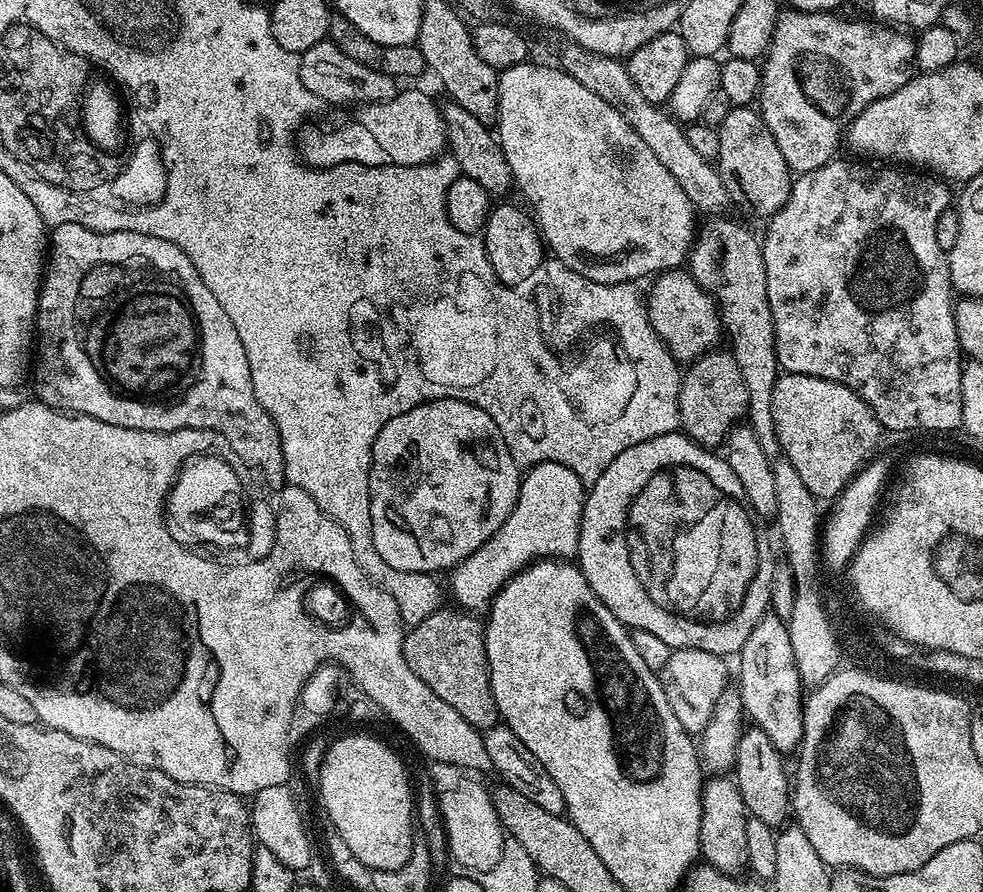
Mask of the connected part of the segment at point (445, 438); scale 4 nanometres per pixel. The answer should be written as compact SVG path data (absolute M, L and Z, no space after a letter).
M428 400L386 422L372 447L368 479L374 550L403 572L447 573L482 546L510 518L520 497L522 470L514 462L494 418L470 402Z

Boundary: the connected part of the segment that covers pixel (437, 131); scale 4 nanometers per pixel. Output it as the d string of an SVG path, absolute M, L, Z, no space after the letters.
M416 88L397 91L396 96L386 102L365 104L359 112L358 121L379 141L393 165L414 167L428 164L445 151L444 120L440 117L437 101L432 101Z

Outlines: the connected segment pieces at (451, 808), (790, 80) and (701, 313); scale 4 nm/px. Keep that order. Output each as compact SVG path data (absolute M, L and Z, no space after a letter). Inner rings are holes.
M439 767L439 771L432 778L436 786L437 804L440 805L441 819L444 822L444 829L448 838L448 849L451 859L456 861L464 868L465 871L480 875L488 873L494 868L495 863L501 857L502 846L506 839L506 834L501 826L500 816L493 805L491 791L485 789L477 780L477 777L468 775L464 772L456 771L452 768Z
M795 10L781 11L772 45L768 47L766 55L762 60L762 71L760 74L760 94L758 97L758 111L760 117L766 122L770 134L774 134L774 142L778 142L778 150L782 150L782 158L786 158L789 168L793 173L799 174L818 170L818 166L827 164L829 160L837 155L836 147L842 144L842 137L847 133L849 124L870 102L878 102L878 98L886 98L886 94L894 94L894 90L902 90L906 82L910 82L914 75L916 65L916 41L904 30L897 30L892 26L885 26L880 22L867 24L864 20L843 20L836 12L797 12Z
M673 270L657 275L651 281L652 289L646 292L648 320L658 338L670 350L678 362L691 362L717 347L722 340L720 309L712 295L696 279L684 270ZM656 280L656 281L655 281Z

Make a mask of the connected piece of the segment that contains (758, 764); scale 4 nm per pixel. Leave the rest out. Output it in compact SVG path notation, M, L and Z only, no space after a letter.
M748 726L741 732L736 751L734 779L749 816L766 822L766 826L773 830L783 828L790 820L790 772L789 769L788 772L784 769L784 760L785 757L762 729Z

